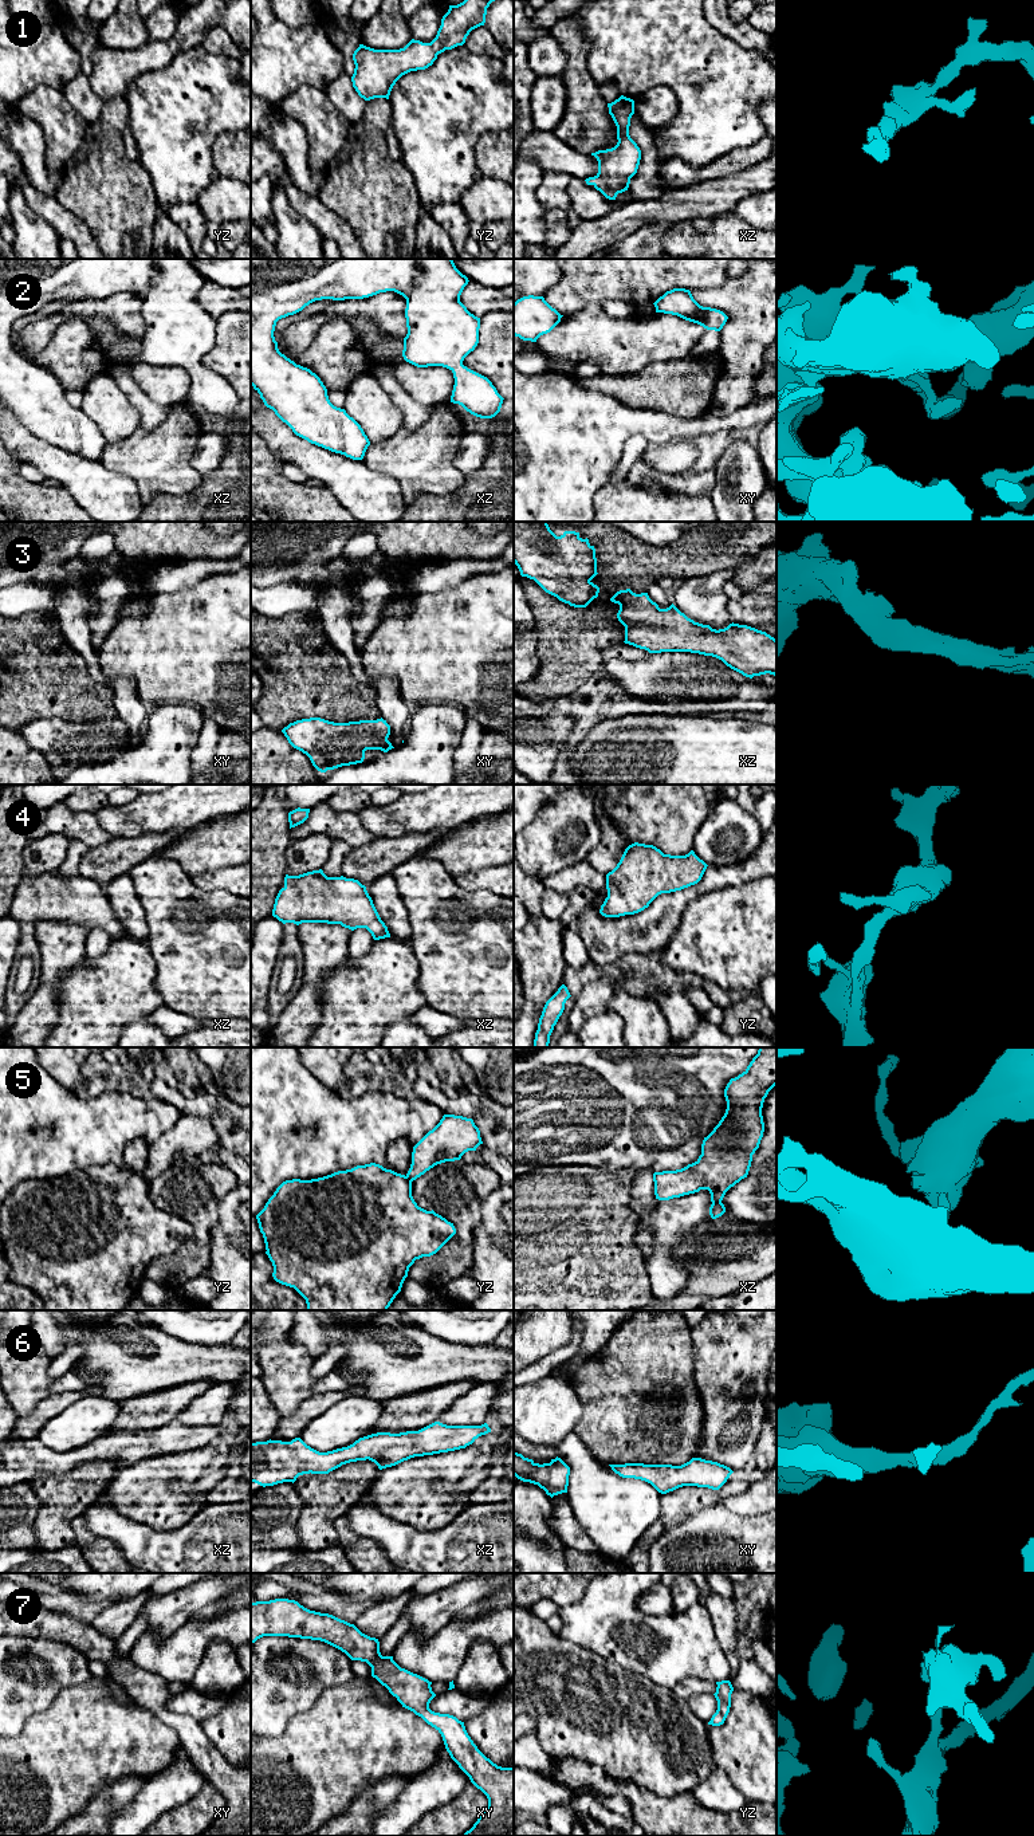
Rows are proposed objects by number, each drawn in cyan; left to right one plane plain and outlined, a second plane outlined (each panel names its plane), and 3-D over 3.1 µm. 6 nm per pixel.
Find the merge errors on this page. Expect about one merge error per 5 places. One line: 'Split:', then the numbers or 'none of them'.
Split: 5

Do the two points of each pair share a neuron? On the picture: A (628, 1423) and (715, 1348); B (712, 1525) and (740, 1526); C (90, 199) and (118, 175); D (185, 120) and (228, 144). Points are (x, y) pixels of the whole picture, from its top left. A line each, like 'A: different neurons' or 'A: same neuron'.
A: different neurons
B: same neuron
C: same neuron
D: different neurons

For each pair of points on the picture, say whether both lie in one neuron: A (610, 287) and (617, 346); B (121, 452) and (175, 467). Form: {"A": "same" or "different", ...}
{"A": "different", "B": "same"}

